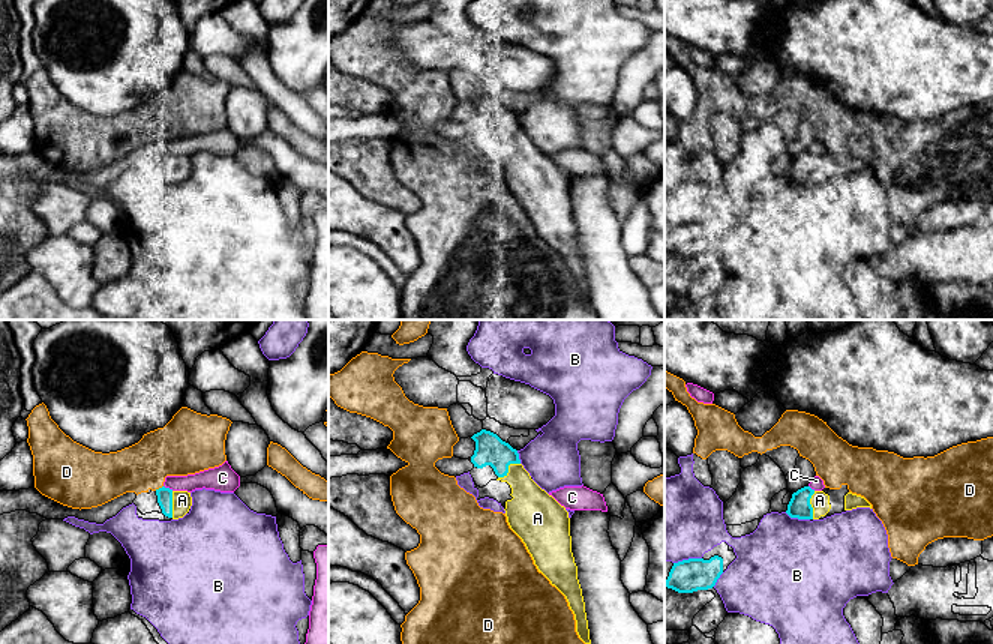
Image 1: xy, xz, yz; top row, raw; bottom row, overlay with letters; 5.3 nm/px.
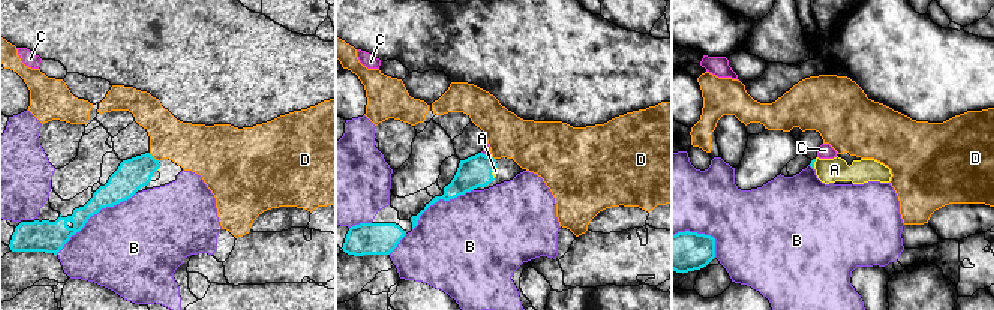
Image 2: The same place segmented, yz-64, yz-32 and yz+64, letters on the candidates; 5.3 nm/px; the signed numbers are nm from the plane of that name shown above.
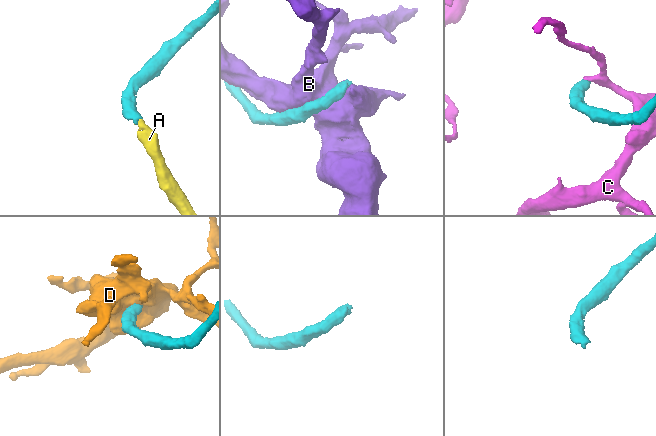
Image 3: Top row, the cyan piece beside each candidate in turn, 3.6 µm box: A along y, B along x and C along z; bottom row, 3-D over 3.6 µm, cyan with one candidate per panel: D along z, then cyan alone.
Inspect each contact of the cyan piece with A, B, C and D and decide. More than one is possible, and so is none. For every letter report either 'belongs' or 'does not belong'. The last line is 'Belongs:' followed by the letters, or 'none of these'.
A: belongs
B: does not belong
C: does not belong
D: does not belong
Belongs: A

